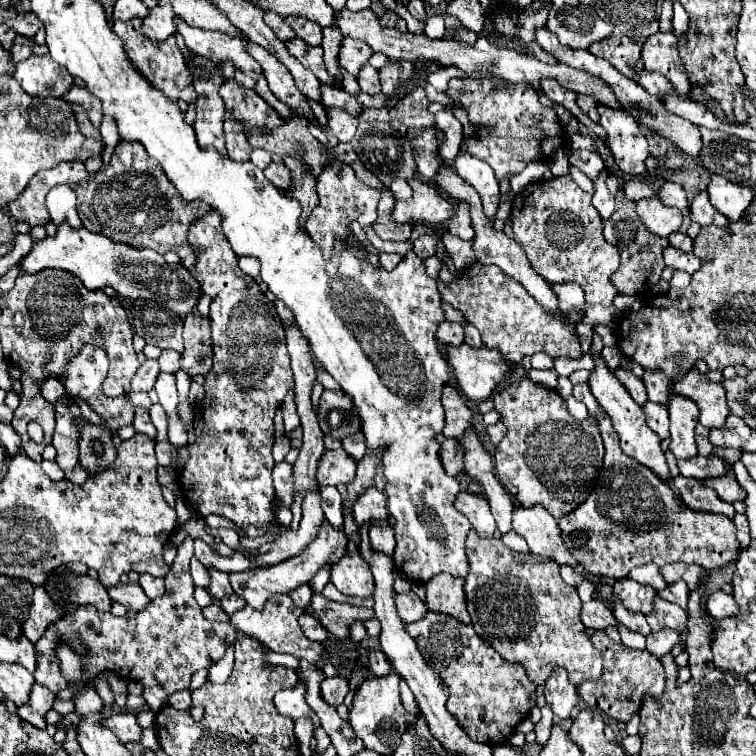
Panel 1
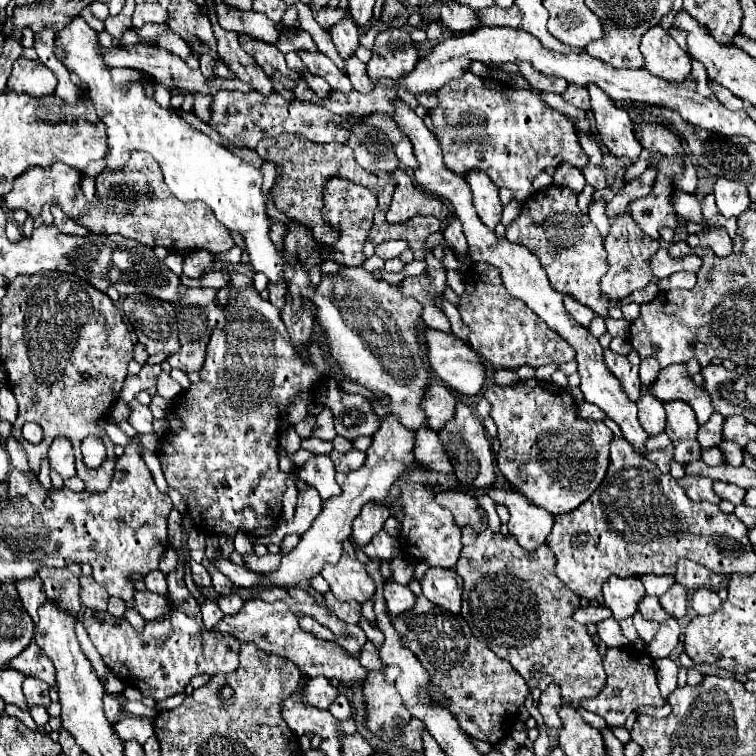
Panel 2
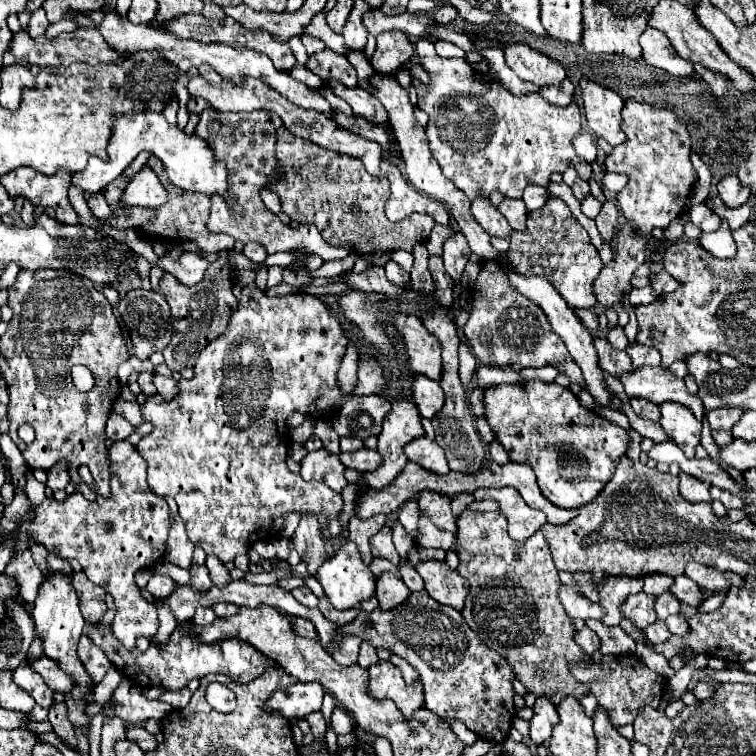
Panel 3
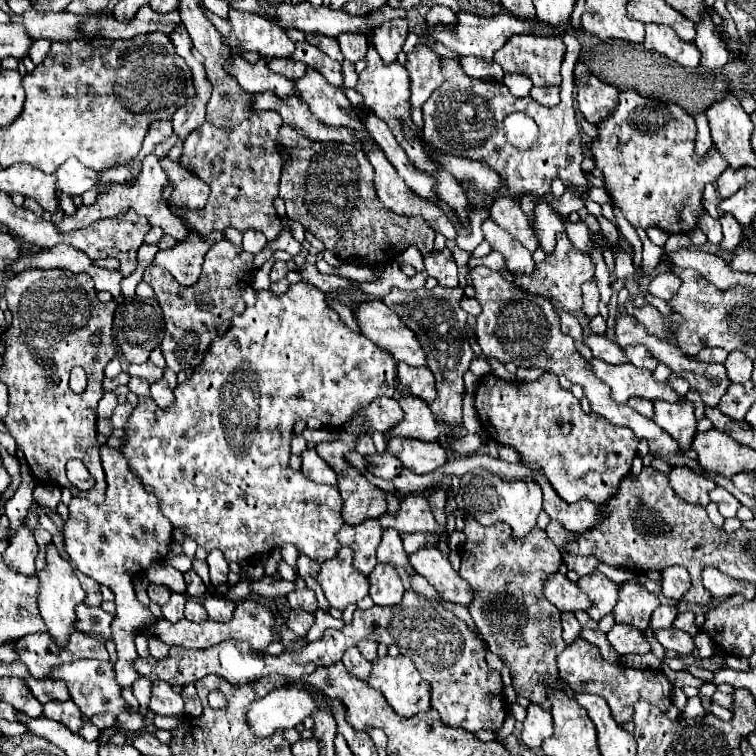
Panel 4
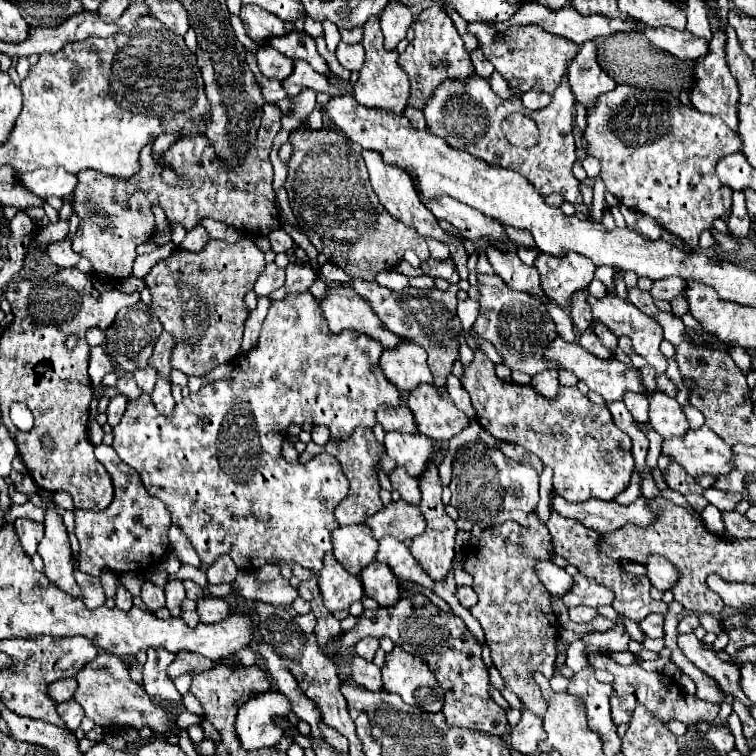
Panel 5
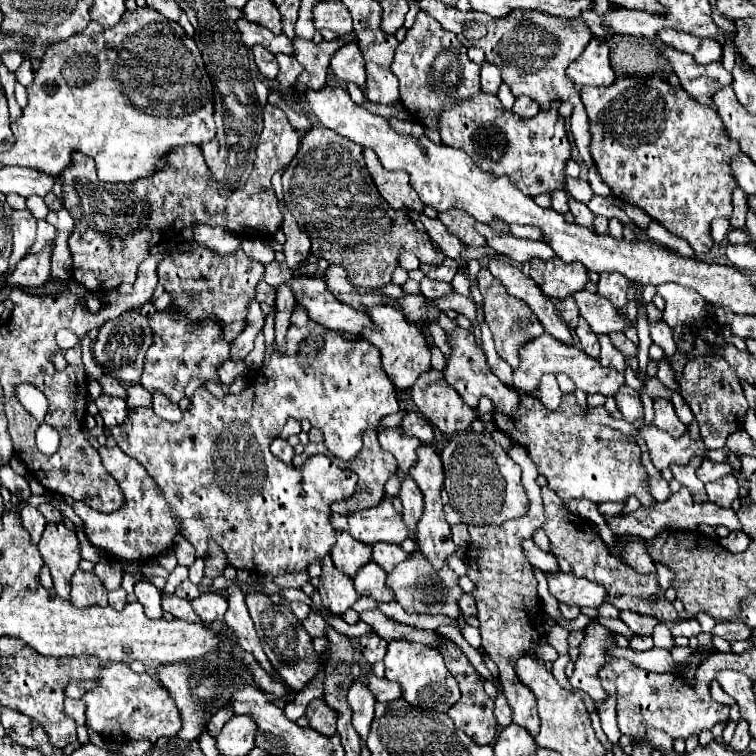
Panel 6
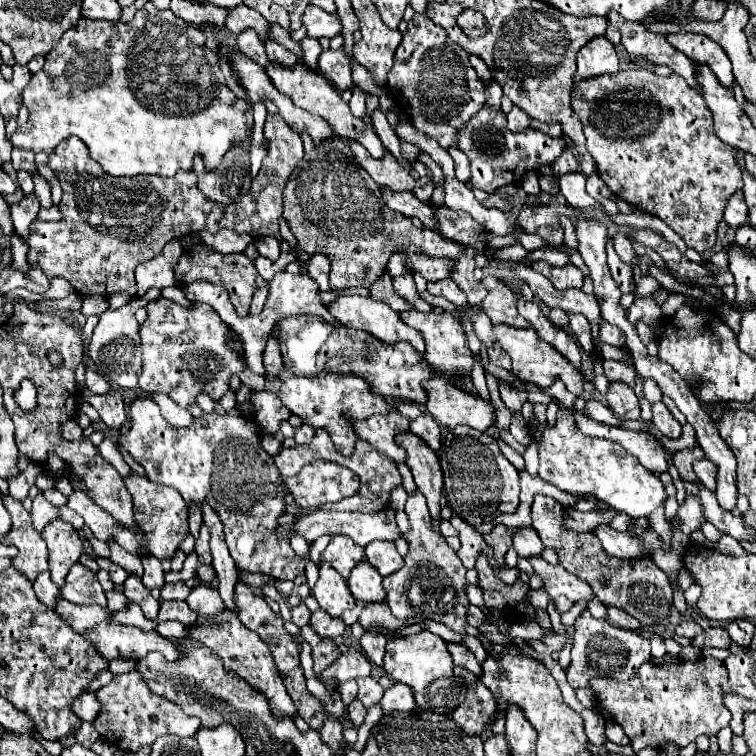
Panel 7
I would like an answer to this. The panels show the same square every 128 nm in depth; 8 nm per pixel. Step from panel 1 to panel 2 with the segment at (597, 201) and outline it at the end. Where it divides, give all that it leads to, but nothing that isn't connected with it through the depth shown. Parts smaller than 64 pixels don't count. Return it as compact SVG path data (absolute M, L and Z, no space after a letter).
M596 202L596 204L592 204L590 206L590 220L592 220L592 224L600 230L600 234L602 234L602 238L606 240L606 236L608 236L608 230L610 230L610 220L606 218L606 214L604 214L604 202Z

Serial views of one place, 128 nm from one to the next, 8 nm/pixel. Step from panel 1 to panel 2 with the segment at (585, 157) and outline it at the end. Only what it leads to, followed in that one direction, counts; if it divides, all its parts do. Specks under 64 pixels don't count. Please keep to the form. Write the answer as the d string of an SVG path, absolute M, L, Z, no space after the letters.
M590 164L590 168L584 168L582 174L584 174L586 182L588 182L592 188L596 188L596 190L606 188L606 174L604 174L604 170L602 170L600 166Z

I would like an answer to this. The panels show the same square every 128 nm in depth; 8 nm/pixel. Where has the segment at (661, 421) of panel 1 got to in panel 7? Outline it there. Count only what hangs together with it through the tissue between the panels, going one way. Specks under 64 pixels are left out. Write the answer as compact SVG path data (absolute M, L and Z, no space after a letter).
M612 382L606 392L606 400L610 410L622 420L638 420L640 418L640 404L634 390L626 384Z

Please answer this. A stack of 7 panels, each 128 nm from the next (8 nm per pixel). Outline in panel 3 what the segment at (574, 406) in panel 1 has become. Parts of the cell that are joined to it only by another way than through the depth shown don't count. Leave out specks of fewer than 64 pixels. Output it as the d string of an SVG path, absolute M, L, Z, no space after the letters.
M594 410L596 414L600 414L602 418L606 418L608 422L612 422L612 424L618 424L620 428L624 428L624 430L632 430L632 424L630 424L630 420L628 420L628 416L626 414L622 414L622 412L610 412L610 410Z

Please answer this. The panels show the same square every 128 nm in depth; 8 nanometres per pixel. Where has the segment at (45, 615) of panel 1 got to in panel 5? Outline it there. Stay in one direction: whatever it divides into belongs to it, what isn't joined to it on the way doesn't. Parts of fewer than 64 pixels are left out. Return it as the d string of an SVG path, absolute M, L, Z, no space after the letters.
M18 518L14 522L14 528L20 536L20 544L22 544L24 552L28 552L28 556L34 556L36 546L42 540L42 534L44 534L42 522L34 522L34 520L28 520L28 518Z

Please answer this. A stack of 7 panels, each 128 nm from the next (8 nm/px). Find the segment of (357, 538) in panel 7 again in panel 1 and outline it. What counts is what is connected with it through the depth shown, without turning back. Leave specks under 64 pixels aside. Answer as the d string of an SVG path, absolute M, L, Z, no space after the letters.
M462 490L456 500L454 500L454 508L458 512L462 512L472 528L480 534L480 536L492 536L494 530L496 530L496 520L488 508L488 500L480 494L472 494L472 492L466 492Z

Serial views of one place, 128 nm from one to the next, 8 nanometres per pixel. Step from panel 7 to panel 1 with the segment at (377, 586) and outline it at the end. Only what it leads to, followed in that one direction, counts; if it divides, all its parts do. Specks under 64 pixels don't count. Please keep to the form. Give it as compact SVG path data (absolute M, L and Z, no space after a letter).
M394 594L394 602L396 602L396 610L398 616L404 622L416 622L424 616L424 612L428 610L426 604L416 596L416 594Z

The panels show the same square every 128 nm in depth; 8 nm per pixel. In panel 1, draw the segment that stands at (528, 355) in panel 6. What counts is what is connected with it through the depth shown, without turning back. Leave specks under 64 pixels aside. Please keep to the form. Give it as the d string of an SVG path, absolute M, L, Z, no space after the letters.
M696 368L672 382L672 394L694 400L700 408L700 424L706 428L720 428L720 424L724 424L726 416L730 414L724 388L720 388L720 384L708 382Z

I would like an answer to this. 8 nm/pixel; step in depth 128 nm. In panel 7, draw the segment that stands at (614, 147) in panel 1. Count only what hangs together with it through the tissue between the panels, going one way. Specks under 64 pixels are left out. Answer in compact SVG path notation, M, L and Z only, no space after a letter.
M606 36L592 38L578 52L578 70L574 74L574 82L586 80L590 76L600 74L616 74L618 72L618 56L614 52L612 42Z

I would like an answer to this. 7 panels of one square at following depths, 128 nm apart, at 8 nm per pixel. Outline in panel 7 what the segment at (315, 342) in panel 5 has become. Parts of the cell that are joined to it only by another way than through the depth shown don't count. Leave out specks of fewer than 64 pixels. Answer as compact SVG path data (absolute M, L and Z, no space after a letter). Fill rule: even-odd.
M282 370L280 378L282 378L282 390L280 390L282 404L286 404L286 408L290 408L302 420L308 420L308 424L312 428L328 430L334 444L346 456L352 454L352 448L358 438L354 436L354 432L350 428L350 420L346 420L346 416L342 416L342 414L348 414L352 420L356 420L354 414L356 416L366 416L366 414L376 414L376 412L384 414L390 408L388 402L382 396L372 394L358 376L336 376L330 372L322 372L320 376L302 378L302 376L294 376L288 370ZM142 396L130 402L128 412L130 412L130 430L124 436L120 436L120 446L124 446L124 450L138 464L144 466L148 480L152 480L154 484L176 488L188 506L192 503L200 505L202 502L208 502L216 510L216 514L224 524L230 556L234 558L240 570L268 574L278 580L294 580L298 574L304 572L304 562L294 554L294 550L290 548L290 542L278 540L274 536L274 528L278 526L276 518L284 512L282 496L286 496L286 492L292 492L296 504L308 512L322 506L324 502L338 502L358 492L358 484L360 484L358 476L352 470L334 462L312 462L304 466L300 474L292 478L282 478L276 472L272 456L266 454L260 446L260 440L256 434L258 432L256 422L246 420L244 414L238 412L238 408L232 408L228 412L202 414L188 428L178 428L168 424L160 414L158 404L150 396Z

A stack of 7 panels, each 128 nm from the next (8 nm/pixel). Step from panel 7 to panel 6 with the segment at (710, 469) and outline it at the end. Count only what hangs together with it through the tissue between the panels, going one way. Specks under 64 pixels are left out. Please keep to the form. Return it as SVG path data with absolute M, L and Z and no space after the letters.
M708 458L704 459L702 462L702 466L697 470L697 477L706 484L706 482L714 482L714 480L718 480L718 478L722 478L724 474L732 474L734 470L730 468L730 464L728 462L714 462L714 460L708 460Z

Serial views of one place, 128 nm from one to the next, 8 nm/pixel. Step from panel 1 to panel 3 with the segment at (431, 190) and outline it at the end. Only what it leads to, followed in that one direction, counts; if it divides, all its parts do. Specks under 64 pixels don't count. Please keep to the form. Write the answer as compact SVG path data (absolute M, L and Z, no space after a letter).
M386 156L382 158L382 172L390 182L390 198L384 206L384 210L392 222L398 222L398 220L410 216L412 212L432 216L436 220L436 224L446 226L450 222L450 216L448 216L444 204L440 204L438 200L434 200L434 198L426 196L424 192L412 188L404 180L400 168L394 164L392 158L386 158Z

